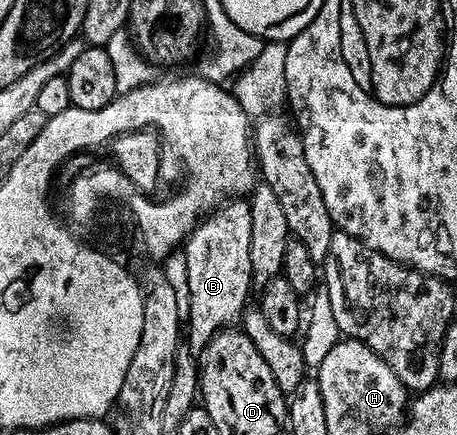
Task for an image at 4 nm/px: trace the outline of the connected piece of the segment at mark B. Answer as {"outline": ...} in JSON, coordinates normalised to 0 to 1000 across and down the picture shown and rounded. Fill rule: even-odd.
{"outline":[[[508,457],[462,483],[411,538],[398,563],[398,584],[407,595],[416,678],[407,791],[422,807],[442,807],[475,761],[514,749],[527,736],[545,699],[543,671],[556,664],[547,614],[547,476],[540,460]]]}

